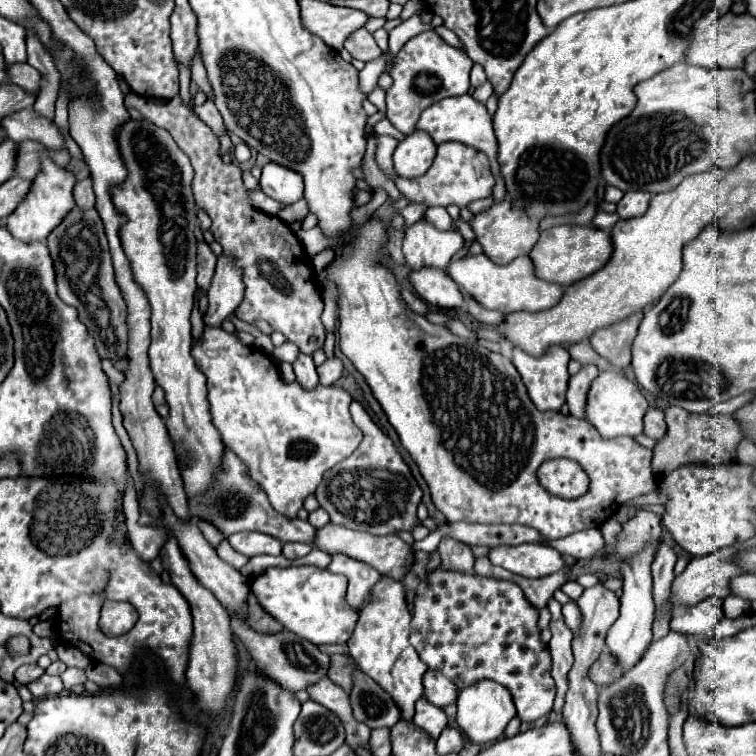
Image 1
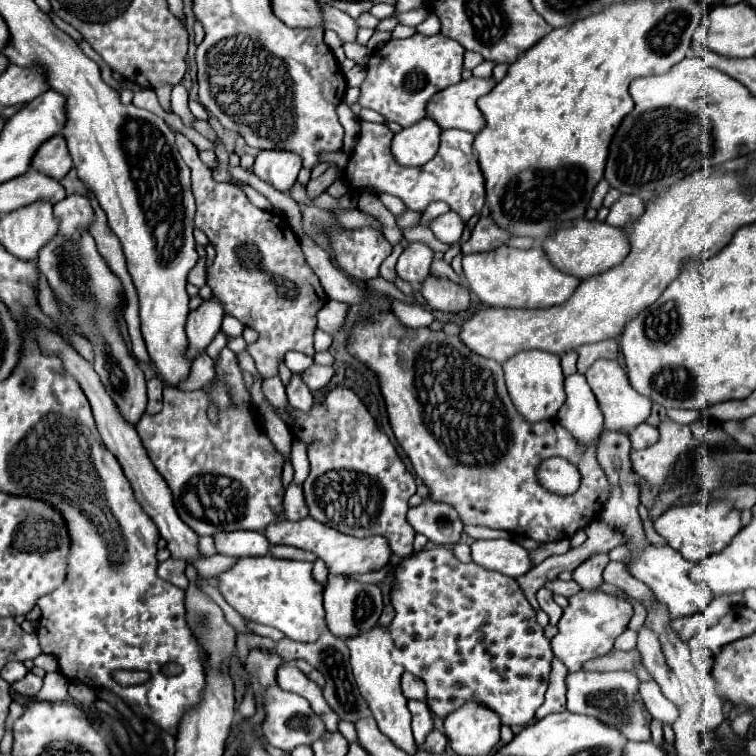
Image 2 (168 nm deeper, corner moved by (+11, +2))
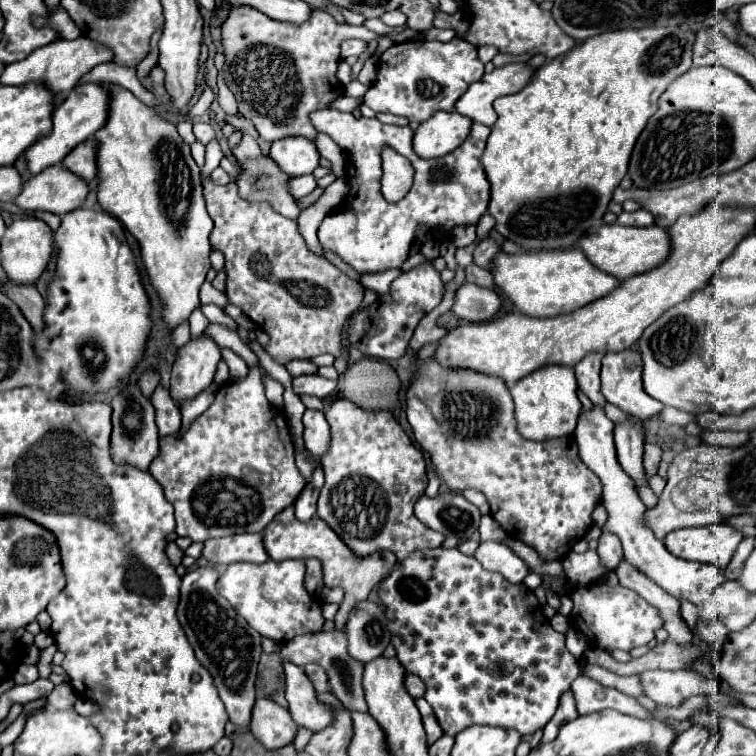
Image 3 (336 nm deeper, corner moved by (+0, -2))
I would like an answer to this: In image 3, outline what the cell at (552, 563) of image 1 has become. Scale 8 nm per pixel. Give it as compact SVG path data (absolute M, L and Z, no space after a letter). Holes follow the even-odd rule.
M481 543L475 551L475 559L483 565L483 569L501 573L511 583L521 583L529 573L527 563L519 555L515 555L505 543Z

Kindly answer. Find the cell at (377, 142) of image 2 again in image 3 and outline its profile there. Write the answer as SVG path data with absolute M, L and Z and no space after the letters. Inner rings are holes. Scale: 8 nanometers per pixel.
M321 109L315 111L311 115L311 123L319 133L329 135L341 149L345 149L349 153L349 197L347 197L347 209L341 213L329 213L323 223L319 225L319 241L325 249L337 253L345 263L349 263L355 271L359 273L381 273L387 269L397 269L401 267L401 263L407 259L409 255L409 245L415 237L415 227L419 223L429 225L431 229L441 229L443 233L449 233L453 227L457 225L477 225L477 221L481 219L481 215L487 211L489 207L489 199L491 199L491 191L489 191L489 181L487 175L483 171L481 165L481 155L485 151L485 143L489 137L489 127L483 127L479 123L473 123L469 137L465 139L465 143L461 147L457 147L453 153L439 157L439 159L419 159L415 155L415 151L411 149L411 129L409 127L397 127L397 125L383 125L377 119L355 119L351 113L343 113L337 109ZM383 147L391 147L395 149L399 155L407 157L415 169L415 173L421 173L421 187L415 187L415 177L413 177L413 187L409 189L409 193L405 195L405 199L401 199L399 203L389 203L385 201L385 197L381 195L381 151Z

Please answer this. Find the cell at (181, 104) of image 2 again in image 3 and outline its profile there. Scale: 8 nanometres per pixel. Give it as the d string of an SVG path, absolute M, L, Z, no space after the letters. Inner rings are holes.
M217 139L209 141L209 143L207 143L207 159L205 159L205 167L203 167L203 171L201 171L201 177L211 175L211 171L219 167L219 161L221 161L221 159L223 159L223 151L221 151Z

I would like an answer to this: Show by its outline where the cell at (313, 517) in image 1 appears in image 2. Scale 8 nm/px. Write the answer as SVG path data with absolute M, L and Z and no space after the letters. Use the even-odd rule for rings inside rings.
M290 483L286 487L286 493L284 493L284 515L286 515L288 521L300 521L300 519L308 517L308 507L304 503L302 485Z

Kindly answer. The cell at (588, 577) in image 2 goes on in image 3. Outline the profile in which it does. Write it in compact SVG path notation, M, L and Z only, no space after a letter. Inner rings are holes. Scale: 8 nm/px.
M603 533L599 537L597 553L599 553L601 565L607 567L607 571L615 571L615 567L623 561L623 549L621 549L619 537L611 535L611 533Z

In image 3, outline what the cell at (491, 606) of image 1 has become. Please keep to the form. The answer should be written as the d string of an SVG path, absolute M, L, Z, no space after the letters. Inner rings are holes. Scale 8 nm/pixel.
M433 549L415 551L415 555L409 555L399 565L395 565L395 569L387 575L387 579L381 581L381 585L379 585L379 597L381 597L381 601L387 607L391 643L395 645L397 659L403 663L407 673L415 673L415 675L419 675L425 681L425 685L427 685L425 699L433 707L433 713L435 713L437 721L441 723L441 727L443 727L443 731L447 735L457 735L459 731L463 731L465 727L475 725L475 723L479 723L479 725L497 725L497 727L505 727L505 729L515 729L521 735L531 735L531 733L535 733L535 731L545 727L545 723L553 717L553 713L557 709L561 693L567 691L571 687L571 683L581 673L579 659L575 659L567 651L567 647L565 647L565 635L557 633L551 627L549 619L545 619L535 593L531 589L527 589L525 585L513 585L513 583L509 583L503 575L485 571L477 563L475 557L463 555L459 549L439 549L437 555L433 555Z

